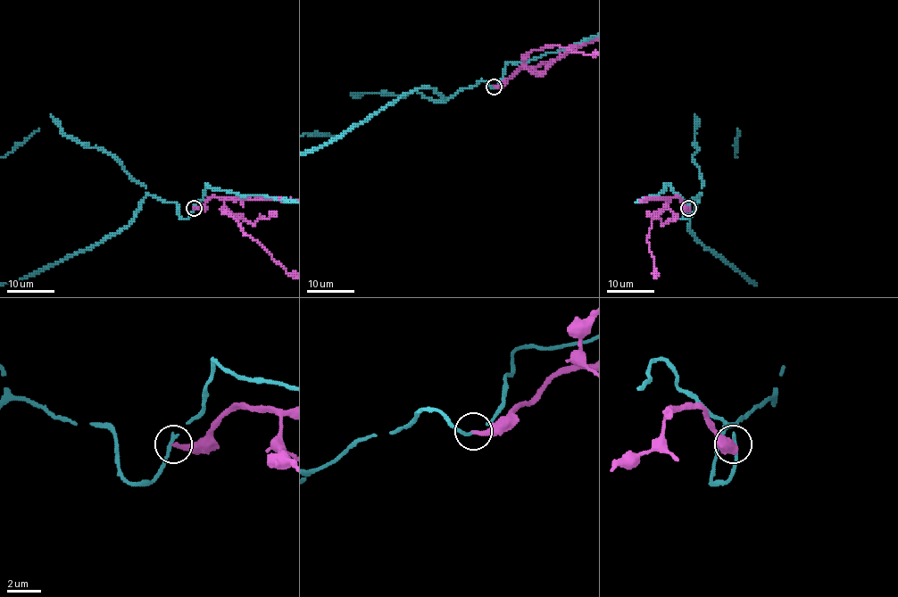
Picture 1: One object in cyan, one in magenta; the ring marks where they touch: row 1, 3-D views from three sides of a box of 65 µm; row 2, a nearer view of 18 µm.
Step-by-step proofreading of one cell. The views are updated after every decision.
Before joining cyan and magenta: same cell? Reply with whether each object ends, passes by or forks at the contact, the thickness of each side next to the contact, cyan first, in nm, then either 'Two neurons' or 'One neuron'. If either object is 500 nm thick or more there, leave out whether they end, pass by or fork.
At the ring cyan passes by. At the ring magenta ends. Thickness 180 nm (cyan) against 260 nm. Two neurons

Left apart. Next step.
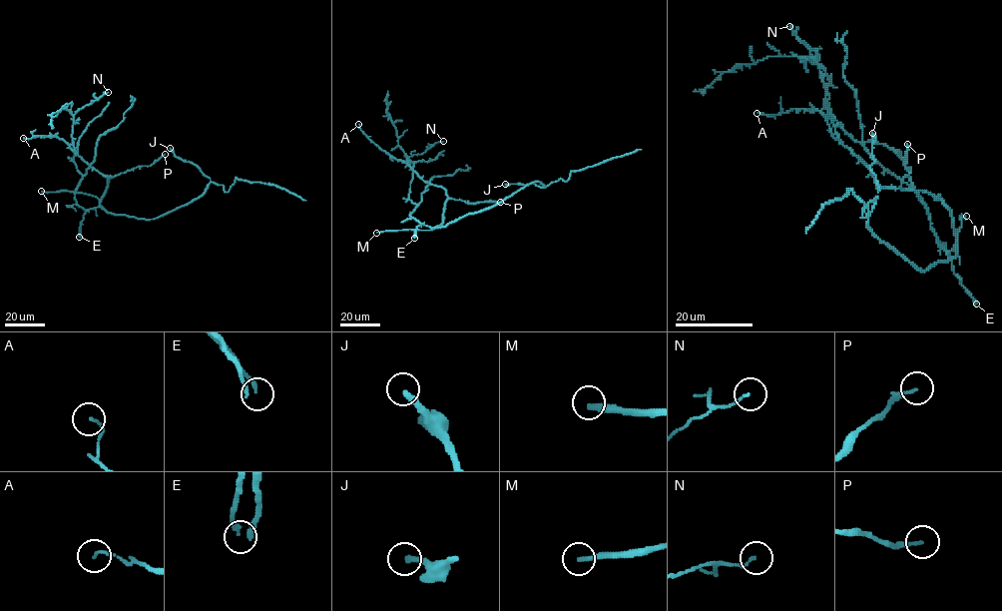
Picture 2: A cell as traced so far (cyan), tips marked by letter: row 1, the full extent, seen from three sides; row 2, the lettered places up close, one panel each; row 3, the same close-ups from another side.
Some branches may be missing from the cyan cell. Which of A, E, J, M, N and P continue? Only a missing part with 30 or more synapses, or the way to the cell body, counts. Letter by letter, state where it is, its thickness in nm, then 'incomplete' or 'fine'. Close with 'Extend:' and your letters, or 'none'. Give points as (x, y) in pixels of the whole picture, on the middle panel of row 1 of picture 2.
A: place (358, 124); calibre 100 nm; fine
E: place (414, 238); calibre 130 nm; fine
J: place (505, 184); calibre 240 nm; incomplete
M: place (376, 233); calibre 240 nm; incomplete
N: place (443, 141); calibre 110 nm; fine
P: place (500, 202); calibre 150 nm; fine
Extend: J, M

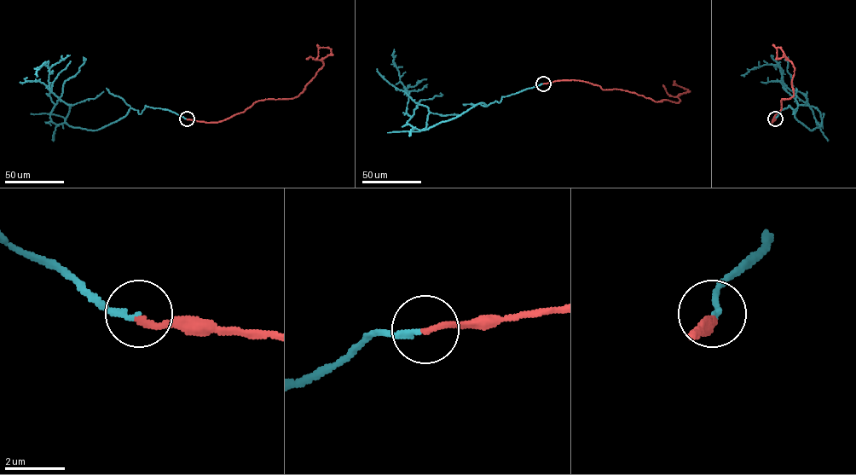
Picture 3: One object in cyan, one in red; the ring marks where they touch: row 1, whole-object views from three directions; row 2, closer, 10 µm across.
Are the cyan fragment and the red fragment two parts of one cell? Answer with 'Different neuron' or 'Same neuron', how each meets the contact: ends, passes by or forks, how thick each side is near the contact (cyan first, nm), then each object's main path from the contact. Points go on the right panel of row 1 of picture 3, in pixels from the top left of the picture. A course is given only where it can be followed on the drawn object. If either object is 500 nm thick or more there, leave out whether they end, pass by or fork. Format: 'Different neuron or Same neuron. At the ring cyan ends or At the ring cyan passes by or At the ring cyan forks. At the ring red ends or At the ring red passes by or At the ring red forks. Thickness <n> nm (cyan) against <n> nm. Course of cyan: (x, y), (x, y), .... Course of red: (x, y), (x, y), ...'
Same neuron. At the ring cyan ends. At the ring red ends. Thickness 190 nm (cyan) against 200 nm. Course of cyan: (775, 118), (789, 105), (810, 130), (822, 123), (817, 109), (786, 90), (777, 66), (741, 75). Course of red: (775, 118), (781, 109), (781, 100), (793, 95), (794, 67), (779, 47), (776, 48), (776, 59)

